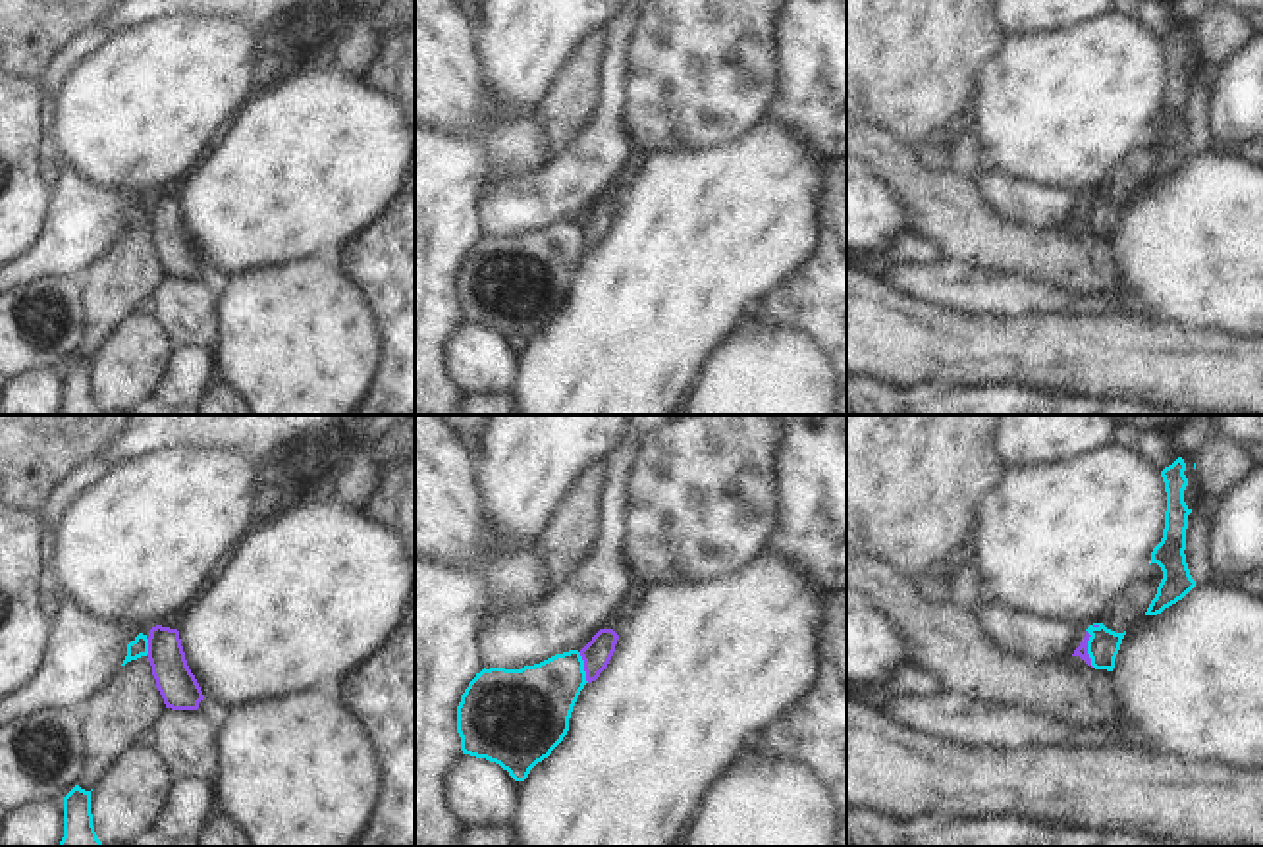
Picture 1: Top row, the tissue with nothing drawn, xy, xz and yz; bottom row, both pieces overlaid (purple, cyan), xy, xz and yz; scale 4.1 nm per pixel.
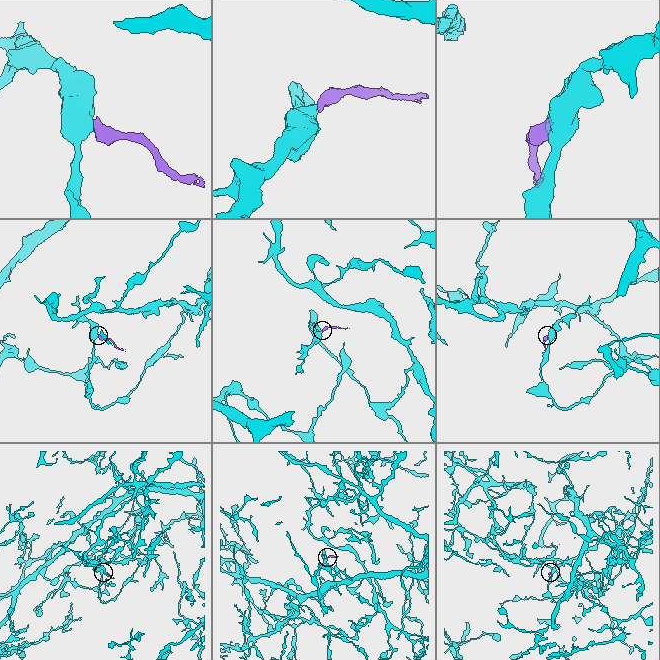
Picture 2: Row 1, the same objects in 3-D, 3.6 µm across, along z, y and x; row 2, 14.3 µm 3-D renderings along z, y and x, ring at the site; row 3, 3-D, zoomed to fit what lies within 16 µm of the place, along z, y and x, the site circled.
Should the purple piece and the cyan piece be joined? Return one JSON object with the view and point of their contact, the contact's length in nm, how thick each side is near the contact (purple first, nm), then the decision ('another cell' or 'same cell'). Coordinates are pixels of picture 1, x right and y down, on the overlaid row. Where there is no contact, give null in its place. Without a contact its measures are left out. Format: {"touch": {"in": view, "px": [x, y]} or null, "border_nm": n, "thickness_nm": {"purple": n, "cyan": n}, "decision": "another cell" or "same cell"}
{"touch": {"in": "yz", "px": [1086, 649]}, "border_nm": 160, "thickness_nm": {"purple": 50, "cyan": 140}, "decision": "another cell"}

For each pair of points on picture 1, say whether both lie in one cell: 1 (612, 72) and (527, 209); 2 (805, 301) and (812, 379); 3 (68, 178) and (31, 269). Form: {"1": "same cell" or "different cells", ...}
{"1": "same cell", "2": "different cells", "3": "same cell"}

